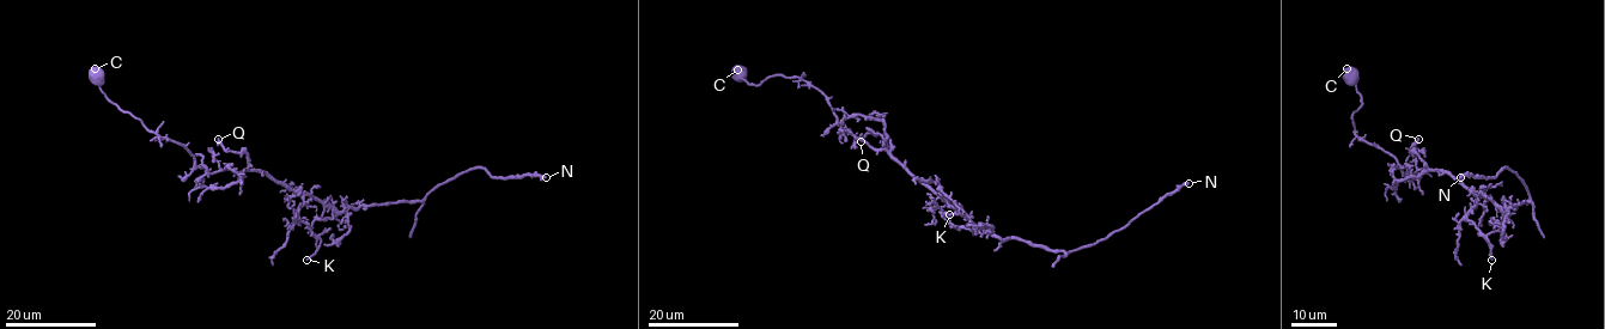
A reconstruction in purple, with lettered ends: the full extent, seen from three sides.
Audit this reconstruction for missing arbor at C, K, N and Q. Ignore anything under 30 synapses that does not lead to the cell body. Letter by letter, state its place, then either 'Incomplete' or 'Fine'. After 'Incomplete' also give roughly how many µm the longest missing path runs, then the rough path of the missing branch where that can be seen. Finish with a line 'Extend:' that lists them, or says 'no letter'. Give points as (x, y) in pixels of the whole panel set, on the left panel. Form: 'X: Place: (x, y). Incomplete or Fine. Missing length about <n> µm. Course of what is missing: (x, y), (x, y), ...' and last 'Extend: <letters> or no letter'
C: Place: (95, 68). Fine
K: Place: (306, 260). Fine
N: Place: (546, 177). Incomplete. Missing length about 15 µm. Course of what is missing: (546, 177), (557, 197), (549, 227)
Q: Place: (218, 139). Fine
Extend: N

